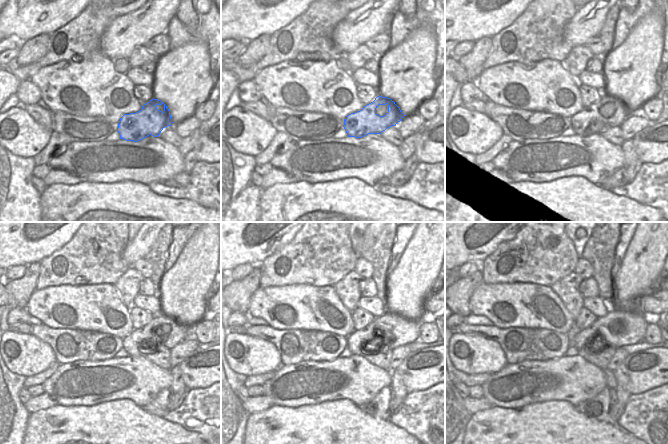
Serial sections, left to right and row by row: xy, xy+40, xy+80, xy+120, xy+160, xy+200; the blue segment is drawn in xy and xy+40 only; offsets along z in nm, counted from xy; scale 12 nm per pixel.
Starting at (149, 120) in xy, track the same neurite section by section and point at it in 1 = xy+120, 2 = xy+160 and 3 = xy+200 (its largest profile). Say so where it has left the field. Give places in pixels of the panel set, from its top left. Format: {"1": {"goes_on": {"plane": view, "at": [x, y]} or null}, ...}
{"1": {"goes_on": {"plane": "xy+120", "at": [139, 343]}}, "2": {"goes_on": {"plane": "xy+160", "at": [397, 330]}}, "3": {"goes_on": {"plane": "xy+200", "at": [620, 327]}}}

